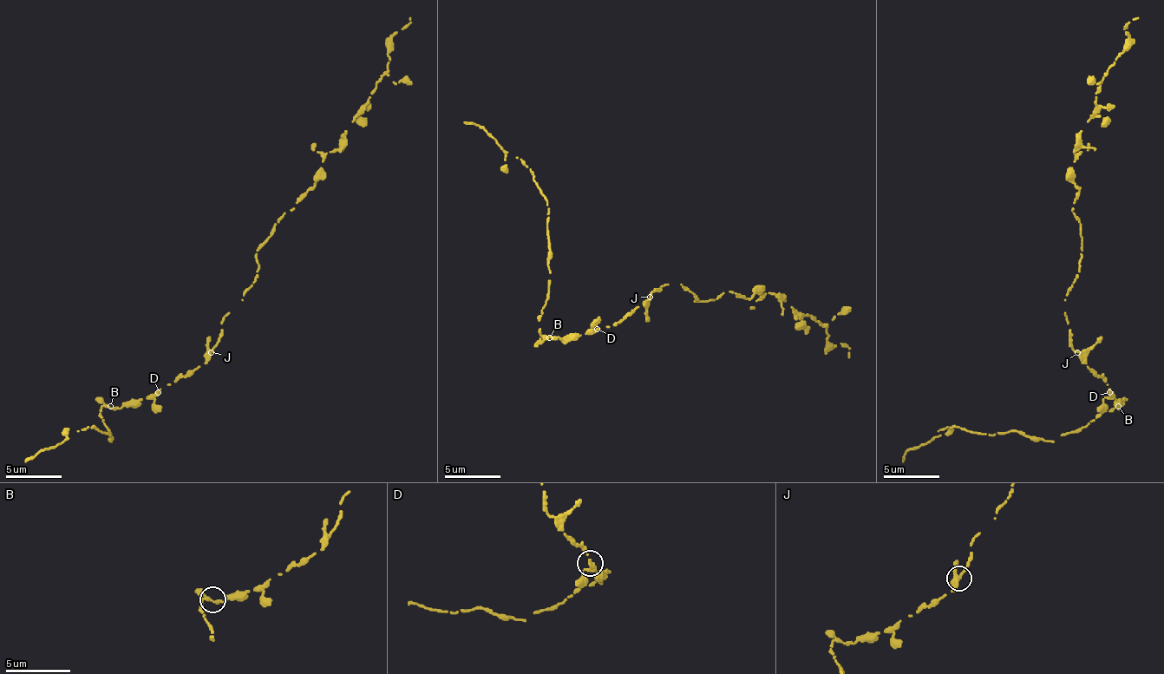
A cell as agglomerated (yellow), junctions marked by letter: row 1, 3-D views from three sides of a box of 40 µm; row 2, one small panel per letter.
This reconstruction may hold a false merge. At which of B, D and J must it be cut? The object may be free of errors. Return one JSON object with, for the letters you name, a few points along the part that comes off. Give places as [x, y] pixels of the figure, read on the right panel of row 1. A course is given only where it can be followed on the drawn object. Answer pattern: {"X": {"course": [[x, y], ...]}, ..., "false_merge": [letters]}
{"J": {"course": [[1078, 353], [1064, 299], [1081, 248], [1073, 153], [1129, 36], [1123, 29], [1137, 17]]}, "false_merge": ["J"]}

